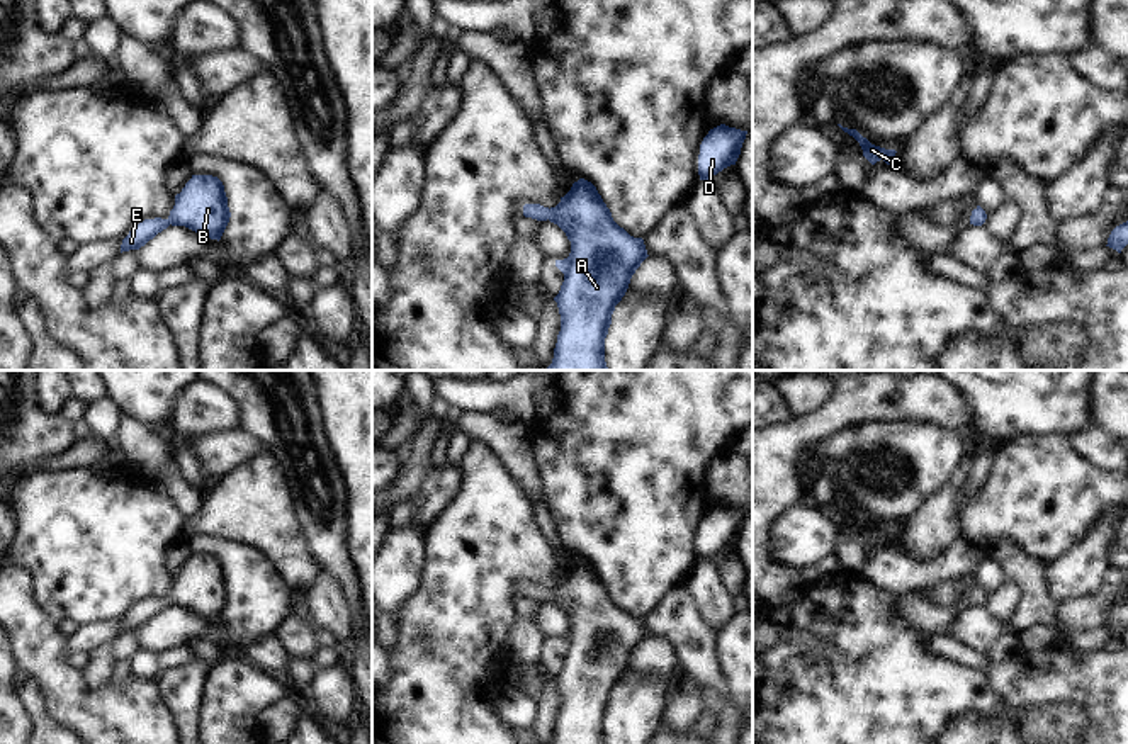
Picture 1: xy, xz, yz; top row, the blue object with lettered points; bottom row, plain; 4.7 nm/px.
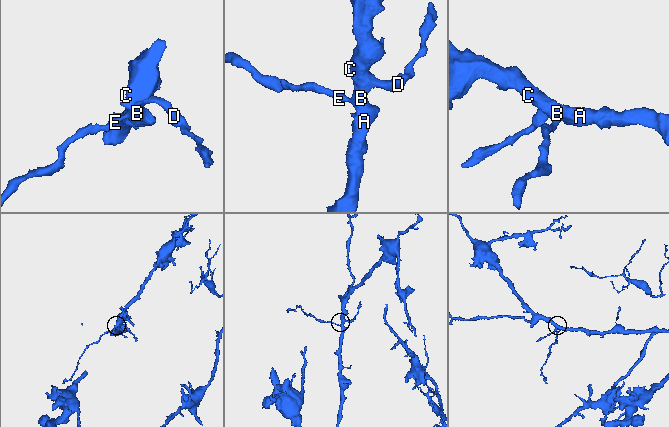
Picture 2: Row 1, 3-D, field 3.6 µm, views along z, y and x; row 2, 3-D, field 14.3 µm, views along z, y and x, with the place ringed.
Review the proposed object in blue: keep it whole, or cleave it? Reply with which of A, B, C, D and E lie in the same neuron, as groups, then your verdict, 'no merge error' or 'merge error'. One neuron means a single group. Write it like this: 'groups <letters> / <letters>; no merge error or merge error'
groups A B C D E; no merge error

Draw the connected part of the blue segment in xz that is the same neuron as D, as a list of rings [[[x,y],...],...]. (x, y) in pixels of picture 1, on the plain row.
[[[720,504],[708,511],[700,525],[698,555],[710,561],[724,549],[736,545],[747,511]]]

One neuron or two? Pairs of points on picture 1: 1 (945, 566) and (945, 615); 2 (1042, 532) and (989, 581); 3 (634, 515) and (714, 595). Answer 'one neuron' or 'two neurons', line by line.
1: two neurons
2: two neurons
3: two neurons

